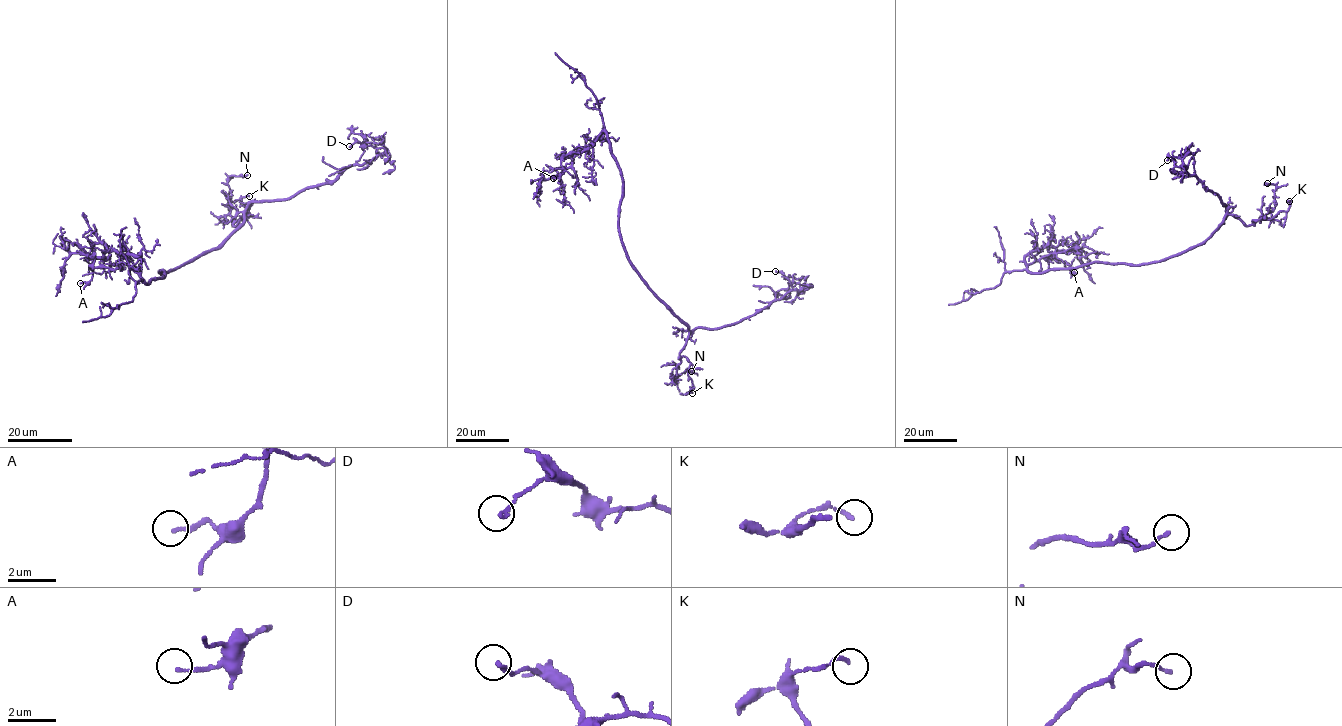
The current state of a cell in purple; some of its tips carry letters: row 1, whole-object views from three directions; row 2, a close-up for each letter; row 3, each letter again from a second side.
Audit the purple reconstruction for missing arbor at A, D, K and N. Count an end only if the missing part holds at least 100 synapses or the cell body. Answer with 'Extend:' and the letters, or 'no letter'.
Extend: no letter

